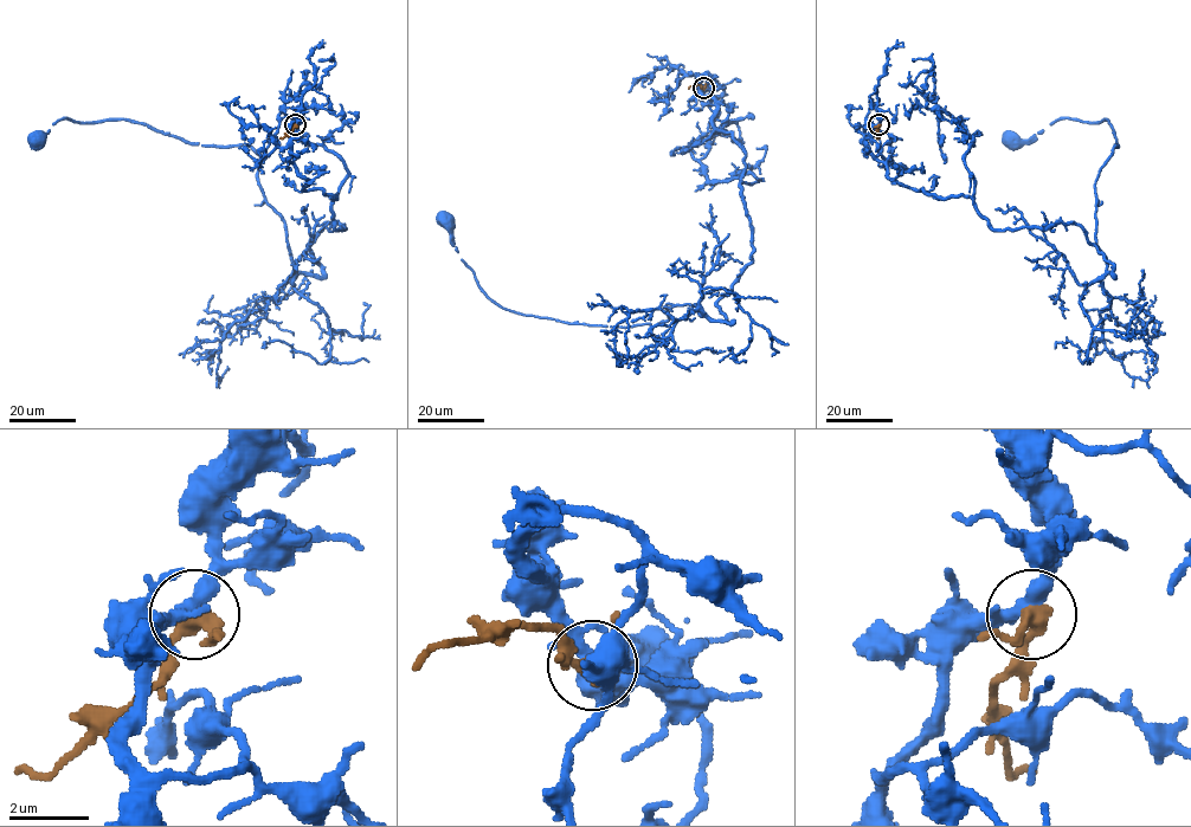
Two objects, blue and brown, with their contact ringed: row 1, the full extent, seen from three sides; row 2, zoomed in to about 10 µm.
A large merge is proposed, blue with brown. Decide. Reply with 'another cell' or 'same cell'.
another cell

